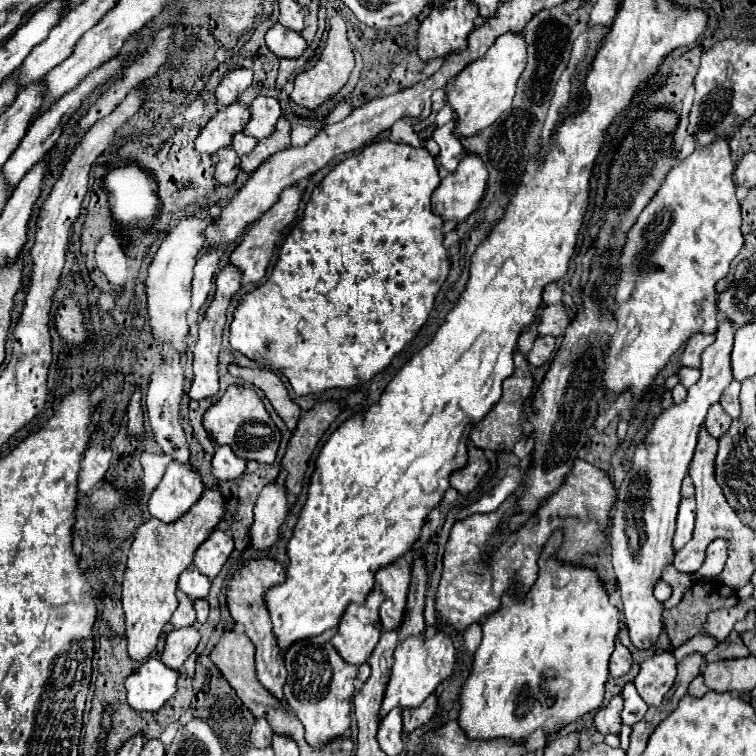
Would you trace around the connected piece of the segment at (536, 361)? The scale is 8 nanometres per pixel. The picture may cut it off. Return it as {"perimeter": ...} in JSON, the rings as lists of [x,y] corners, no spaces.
{"perimeter":[[[538,336],[526,358],[536,368],[544,366],[546,362],[550,362],[550,358],[554,354],[554,348],[556,348],[556,338],[552,338],[552,336]]]}

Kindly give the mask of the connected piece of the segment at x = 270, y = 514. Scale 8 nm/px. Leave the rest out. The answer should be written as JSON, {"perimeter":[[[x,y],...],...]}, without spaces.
{"perimeter":[[[266,484],[254,508],[254,524],[250,528],[254,548],[268,548],[278,538],[278,528],[288,514],[288,494],[282,484]]]}

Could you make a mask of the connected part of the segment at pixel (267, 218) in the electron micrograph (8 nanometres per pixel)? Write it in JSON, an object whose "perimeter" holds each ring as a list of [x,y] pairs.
{"perimeter":[[[290,186],[286,190],[282,190],[278,202],[264,212],[264,216],[260,216],[244,234],[242,242],[230,252],[228,256],[228,264],[238,268],[242,272],[242,284],[250,284],[250,282],[258,282],[264,278],[266,274],[266,268],[270,264],[270,258],[272,258],[272,252],[276,248],[276,242],[278,238],[282,238],[284,230],[294,222],[294,216],[296,216],[296,210],[298,210],[298,204],[300,204],[300,198],[302,198],[302,192],[296,188],[296,186]]]}

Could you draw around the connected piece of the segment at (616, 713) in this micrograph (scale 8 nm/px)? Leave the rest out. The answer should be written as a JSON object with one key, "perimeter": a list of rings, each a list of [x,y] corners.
{"perimeter":[[[616,694],[606,706],[602,706],[594,718],[594,726],[598,728],[600,734],[620,734],[620,726],[622,726],[622,720],[620,720],[620,712],[622,712],[622,706],[624,706],[624,698],[622,694]]]}

